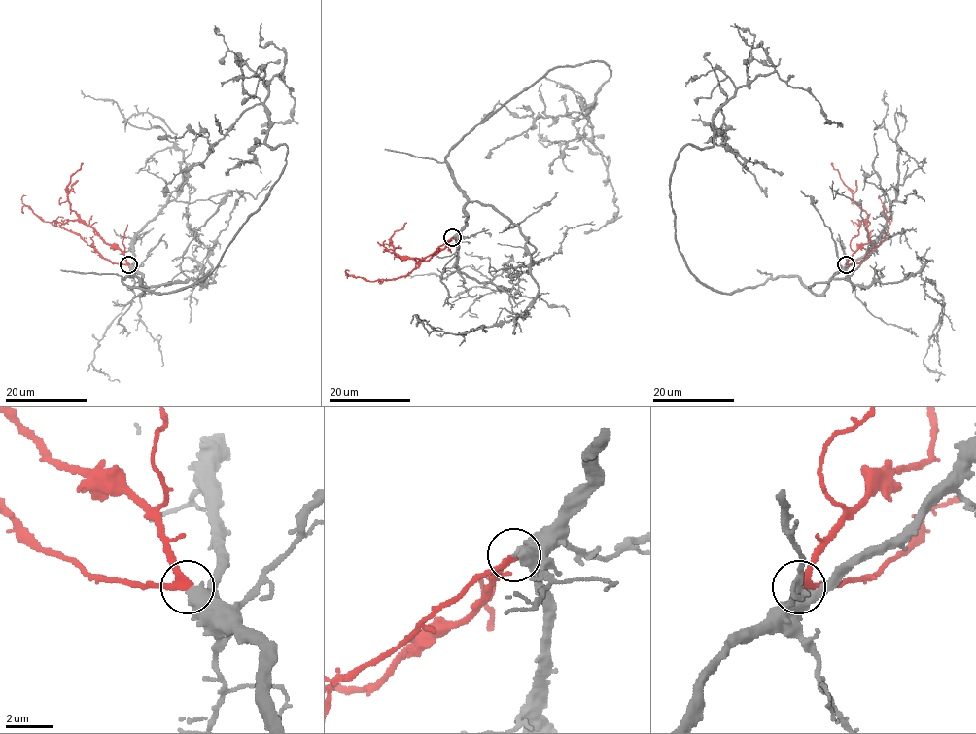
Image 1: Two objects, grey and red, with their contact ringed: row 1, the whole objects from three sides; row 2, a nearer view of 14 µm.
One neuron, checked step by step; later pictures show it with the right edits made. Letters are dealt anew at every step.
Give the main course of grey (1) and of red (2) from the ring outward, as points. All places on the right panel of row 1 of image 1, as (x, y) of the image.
1: (846, 264), (820, 294), (716, 292), (670, 199), (678, 154), (760, 74), (842, 126)
2: (846, 264), (858, 263), (885, 237), (889, 222), (880, 195)

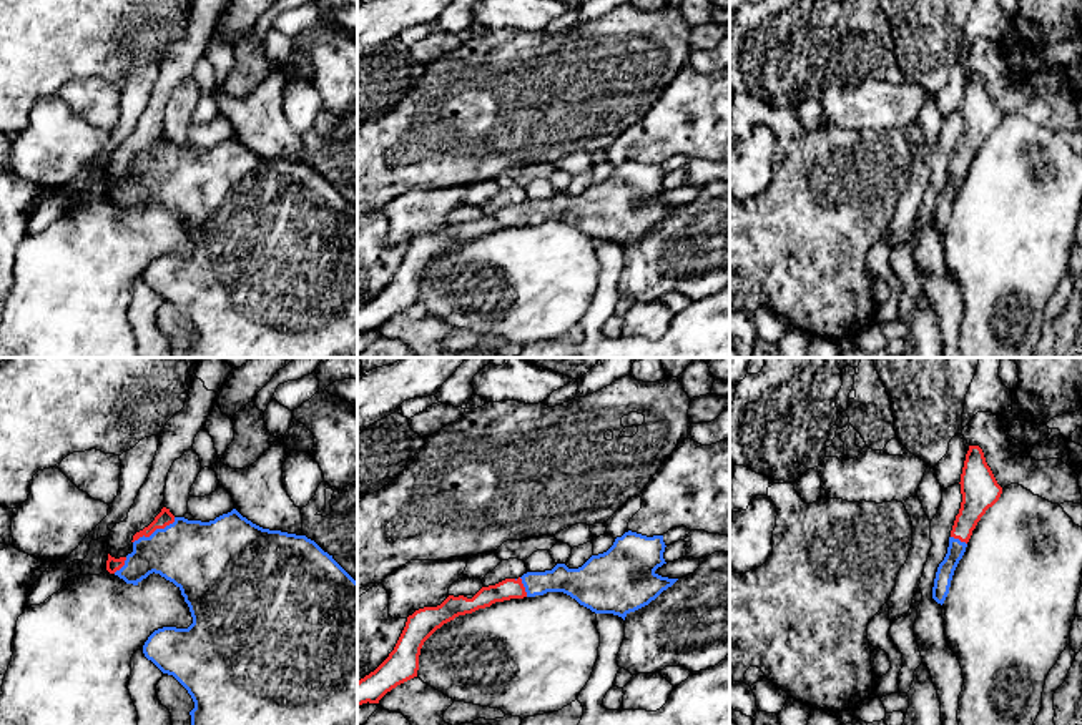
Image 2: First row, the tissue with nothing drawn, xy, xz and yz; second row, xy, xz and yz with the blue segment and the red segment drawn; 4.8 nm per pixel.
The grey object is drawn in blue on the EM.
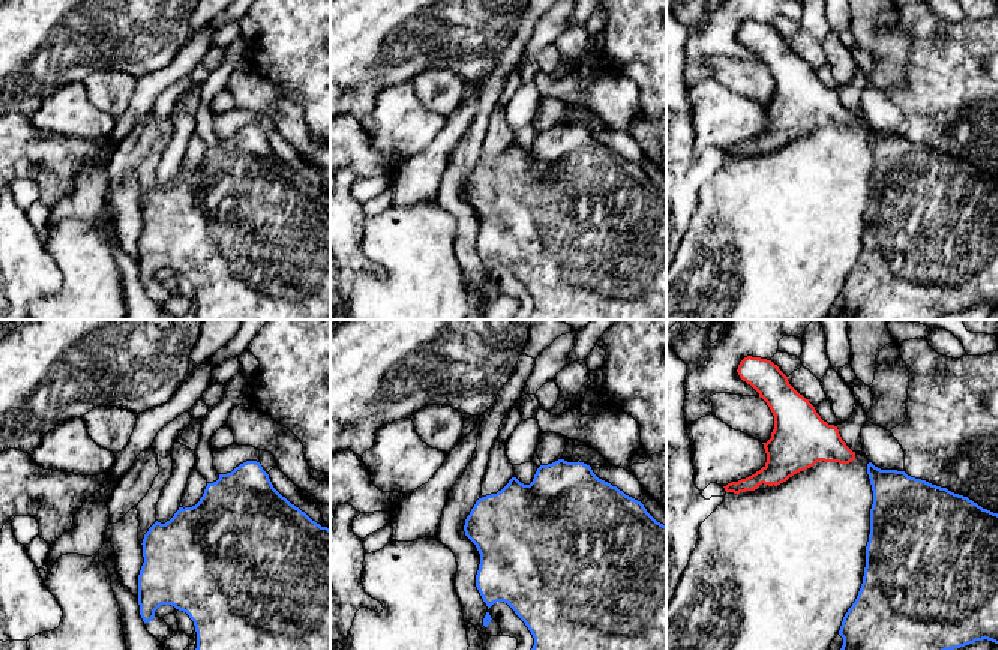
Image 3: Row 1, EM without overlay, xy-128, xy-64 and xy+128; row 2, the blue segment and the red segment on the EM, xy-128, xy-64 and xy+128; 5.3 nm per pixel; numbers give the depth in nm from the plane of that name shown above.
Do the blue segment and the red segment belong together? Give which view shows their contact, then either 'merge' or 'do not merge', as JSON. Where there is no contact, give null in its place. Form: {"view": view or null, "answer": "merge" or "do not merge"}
{"view": "xy", "answer": "merge"}

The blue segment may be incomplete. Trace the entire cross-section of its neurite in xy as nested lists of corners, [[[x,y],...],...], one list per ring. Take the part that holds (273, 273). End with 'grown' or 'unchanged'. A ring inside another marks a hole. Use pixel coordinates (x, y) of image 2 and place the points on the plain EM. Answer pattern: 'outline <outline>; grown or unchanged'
outline [[[163,135],[155,148],[133,163],[133,180],[115,186],[108,181],[106,198],[126,211],[138,213],[150,201],[173,210],[189,234],[193,251],[188,256],[163,254],[155,258],[143,273],[143,281],[163,301],[173,303],[191,323],[189,358],[357,358],[357,210],[314,168],[306,163],[263,156],[236,136],[209,150],[175,145]]]; grown

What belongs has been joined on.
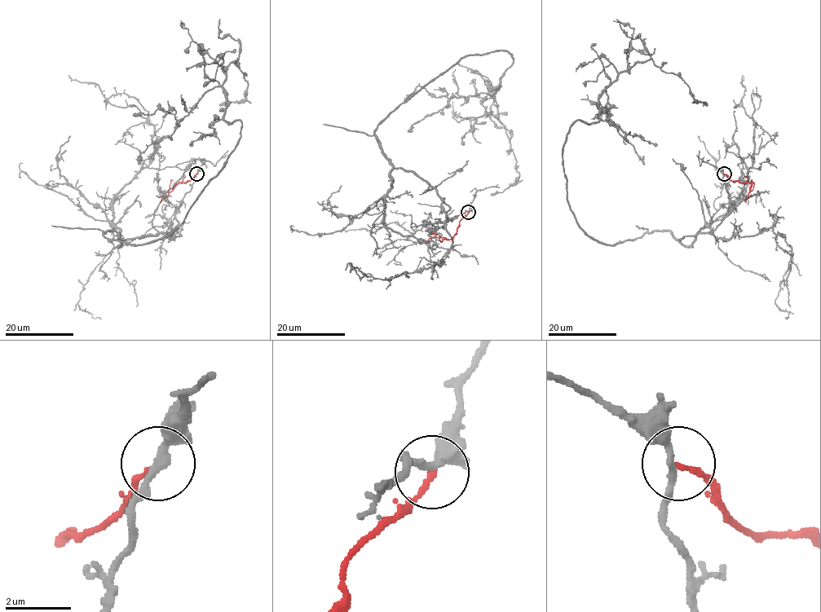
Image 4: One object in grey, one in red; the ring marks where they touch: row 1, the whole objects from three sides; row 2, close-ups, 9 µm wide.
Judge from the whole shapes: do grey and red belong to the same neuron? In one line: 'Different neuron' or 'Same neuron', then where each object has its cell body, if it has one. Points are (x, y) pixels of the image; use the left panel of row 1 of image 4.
Different neuron. Soma of grey: none. Soma of red: none

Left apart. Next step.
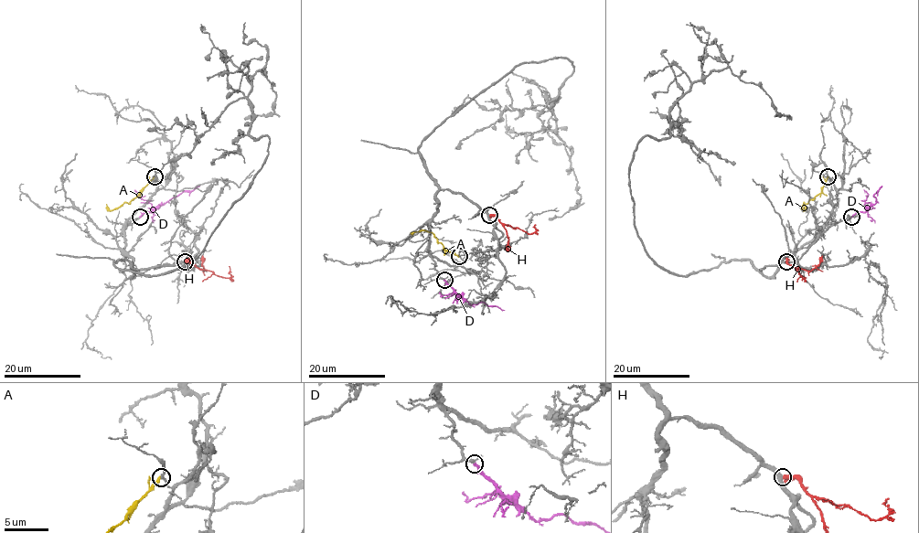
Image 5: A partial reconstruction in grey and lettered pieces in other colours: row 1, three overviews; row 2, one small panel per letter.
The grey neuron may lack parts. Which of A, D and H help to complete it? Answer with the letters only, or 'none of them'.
D

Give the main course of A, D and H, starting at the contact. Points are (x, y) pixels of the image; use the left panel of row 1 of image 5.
A: (154, 176), (129, 203), (124, 202), (112, 210), (106, 204)
D: (140, 217), (183, 192), (191, 192), (200, 186)
H: (185, 261), (224, 277), (230, 277), (229, 266)

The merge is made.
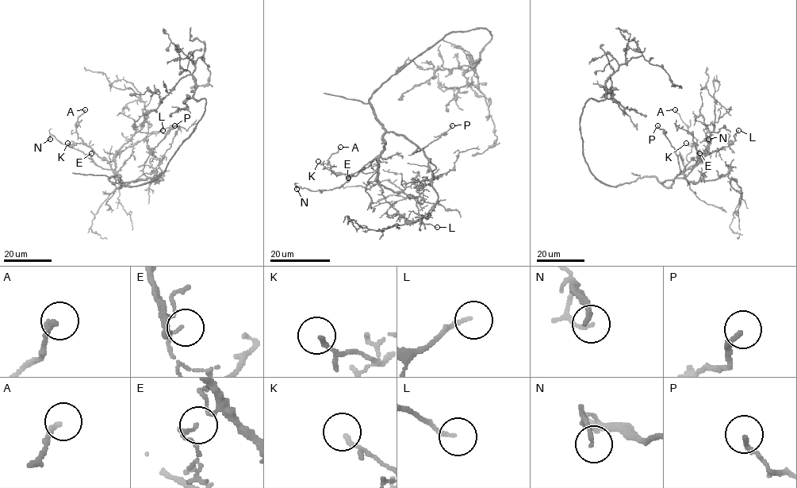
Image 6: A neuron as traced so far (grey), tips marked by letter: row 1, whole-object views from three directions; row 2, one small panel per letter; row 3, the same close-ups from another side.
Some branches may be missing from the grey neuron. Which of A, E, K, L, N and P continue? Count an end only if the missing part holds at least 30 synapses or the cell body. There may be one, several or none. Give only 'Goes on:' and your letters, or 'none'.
Goes on: P

